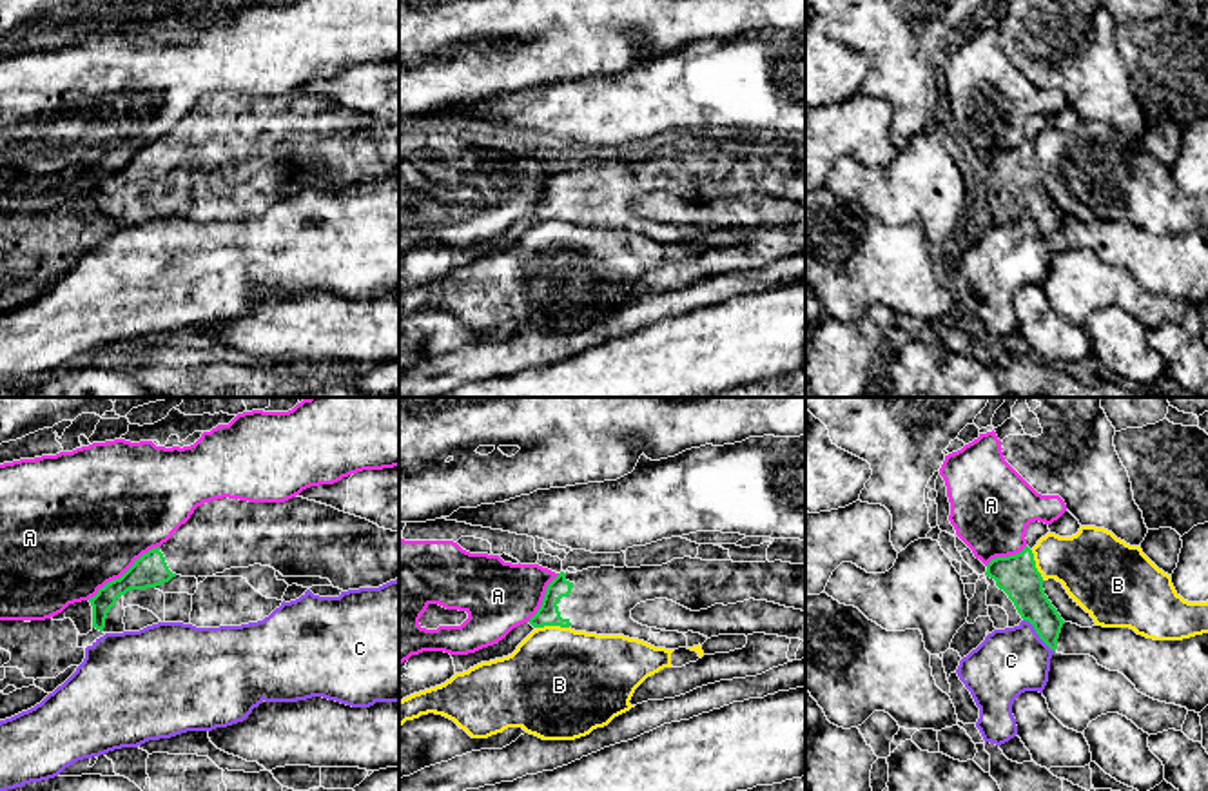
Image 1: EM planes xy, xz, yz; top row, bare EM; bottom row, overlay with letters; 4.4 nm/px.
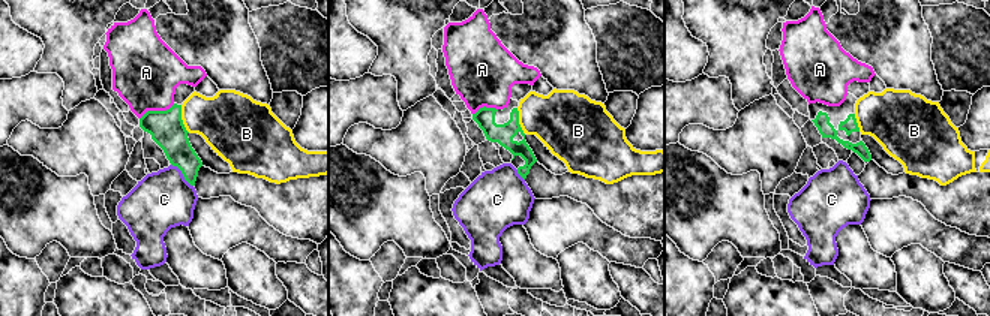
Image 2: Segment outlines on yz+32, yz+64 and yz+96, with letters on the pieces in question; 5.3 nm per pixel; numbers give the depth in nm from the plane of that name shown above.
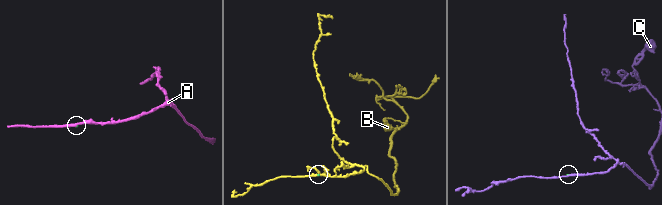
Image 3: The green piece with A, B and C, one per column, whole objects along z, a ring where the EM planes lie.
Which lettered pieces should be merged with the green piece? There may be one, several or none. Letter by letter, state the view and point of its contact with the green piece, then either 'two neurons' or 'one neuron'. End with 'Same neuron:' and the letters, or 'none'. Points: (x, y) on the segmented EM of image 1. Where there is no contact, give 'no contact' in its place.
A: xy (124, 574) | two neurons
B: xz (552, 624) | two neurons
C: yz (1038, 634) | two neurons
Same neuron: none

